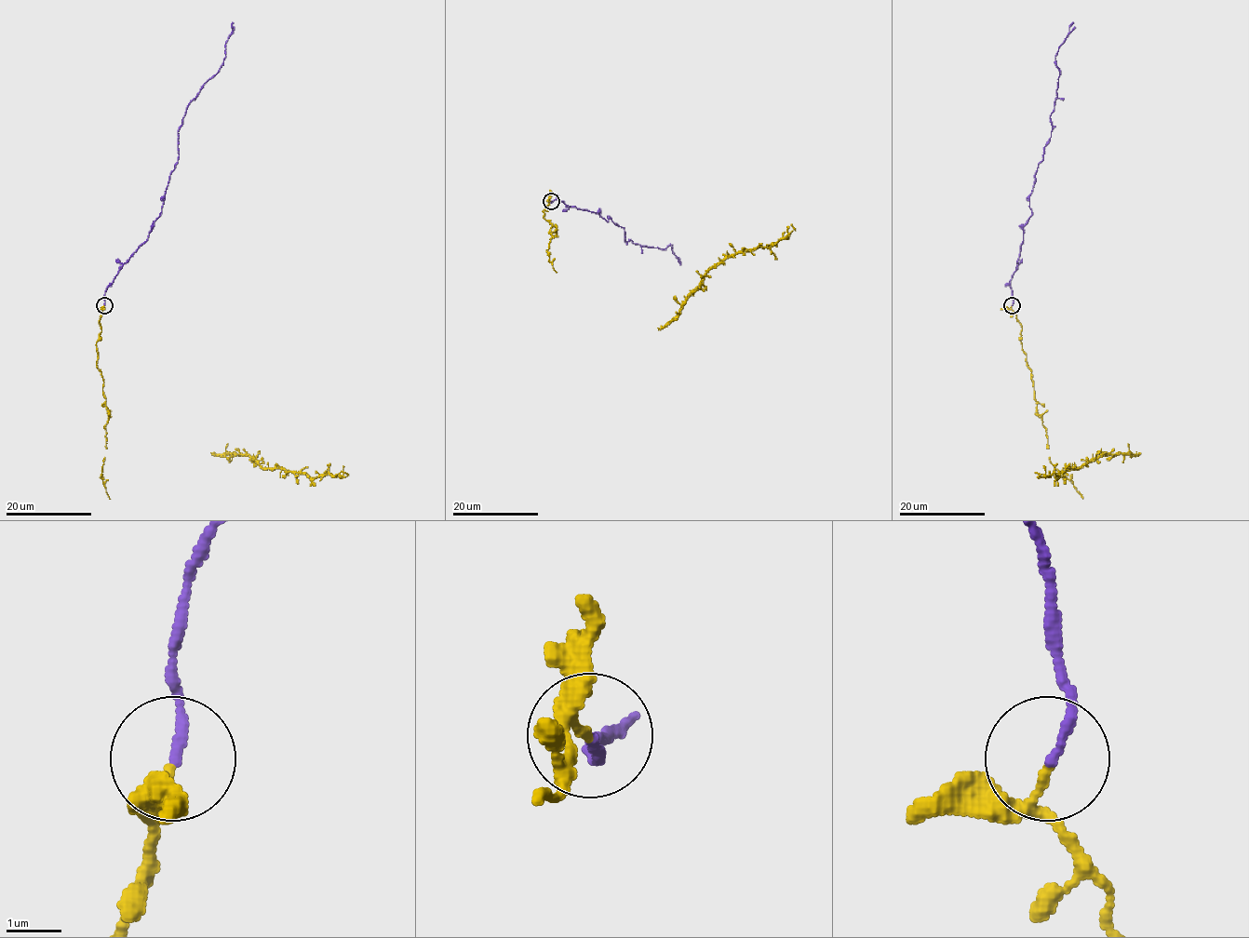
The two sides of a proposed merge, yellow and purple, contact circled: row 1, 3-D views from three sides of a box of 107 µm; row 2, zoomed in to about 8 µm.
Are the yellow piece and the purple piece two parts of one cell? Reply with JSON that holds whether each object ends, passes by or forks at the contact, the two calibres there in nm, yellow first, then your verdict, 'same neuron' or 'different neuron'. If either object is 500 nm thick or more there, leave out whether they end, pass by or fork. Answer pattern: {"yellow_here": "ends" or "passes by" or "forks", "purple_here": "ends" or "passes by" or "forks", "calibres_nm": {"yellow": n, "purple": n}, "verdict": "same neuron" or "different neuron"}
{"yellow_here": "passes by", "purple_here": "ends", "calibres_nm": {"yellow": 100, "purple": 170}, "verdict": "same neuron"}

